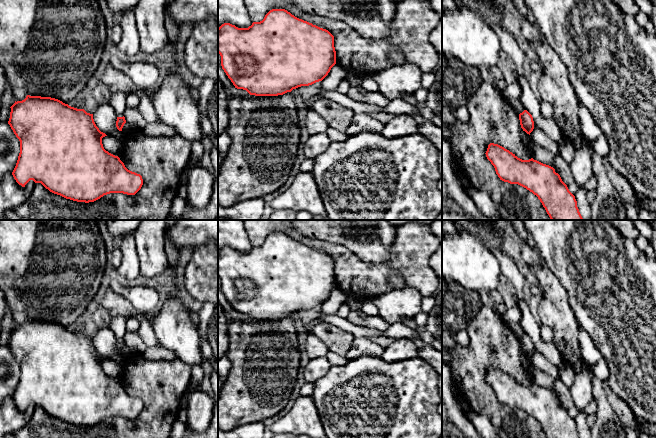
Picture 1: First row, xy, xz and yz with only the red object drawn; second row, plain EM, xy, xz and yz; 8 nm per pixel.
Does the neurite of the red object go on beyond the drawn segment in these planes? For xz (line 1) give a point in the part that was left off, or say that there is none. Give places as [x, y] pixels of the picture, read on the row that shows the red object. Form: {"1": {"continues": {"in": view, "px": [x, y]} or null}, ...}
{"1": {"continues": null}}

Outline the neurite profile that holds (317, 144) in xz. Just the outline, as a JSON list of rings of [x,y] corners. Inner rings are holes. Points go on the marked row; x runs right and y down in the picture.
[[[320,132],[311,135],[304,147],[304,154],[306,158],[315,159],[317,156],[325,152],[332,141],[326,132]]]

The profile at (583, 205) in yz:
[[[579,186],[579,189],[574,194],[574,196],[583,220],[591,220],[591,206],[587,200],[587,191],[584,189],[583,186]]]

